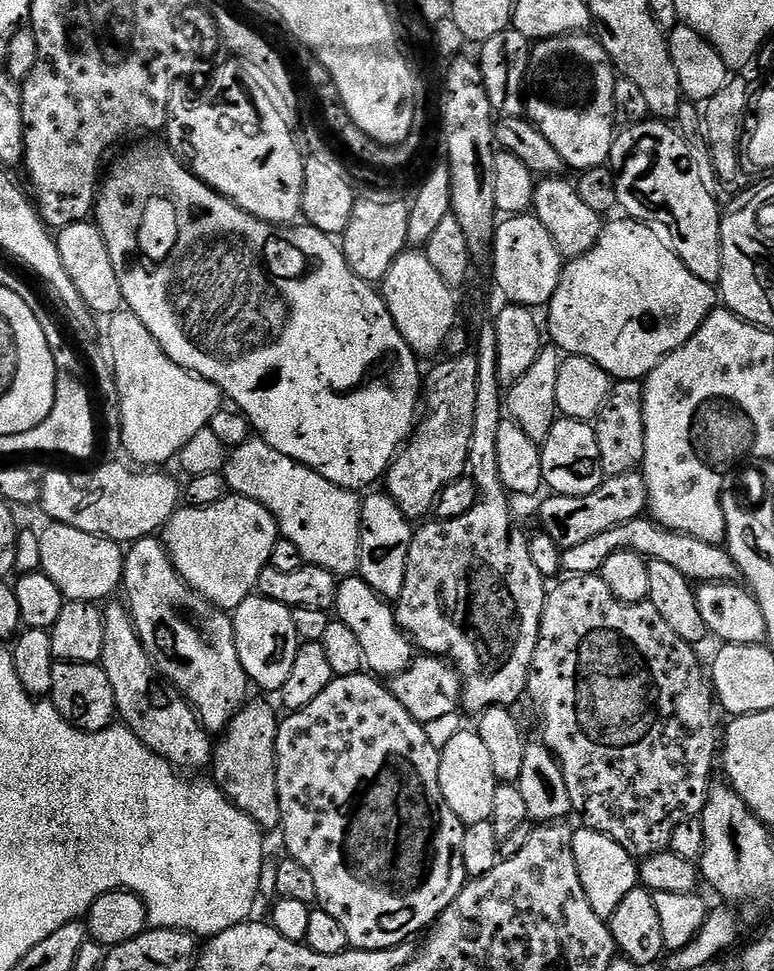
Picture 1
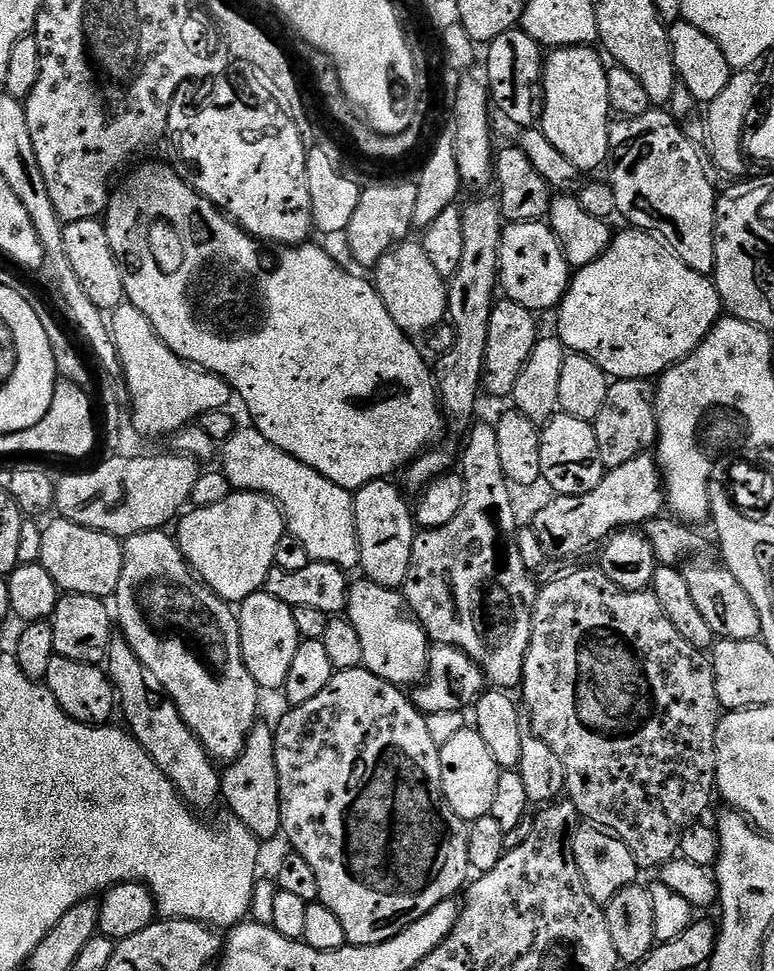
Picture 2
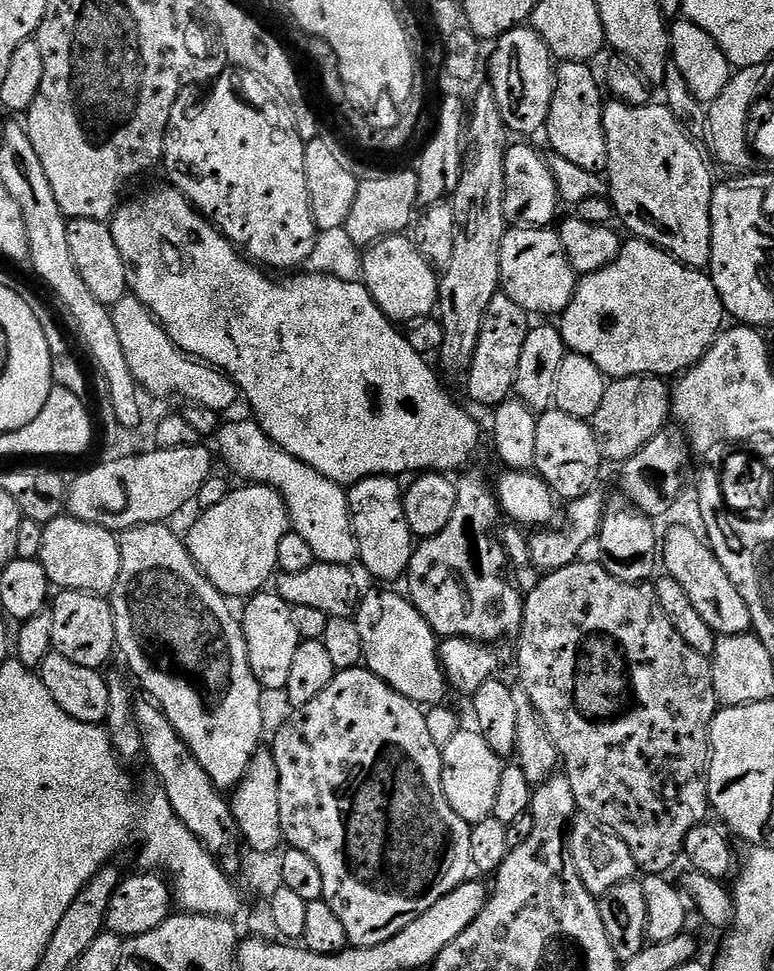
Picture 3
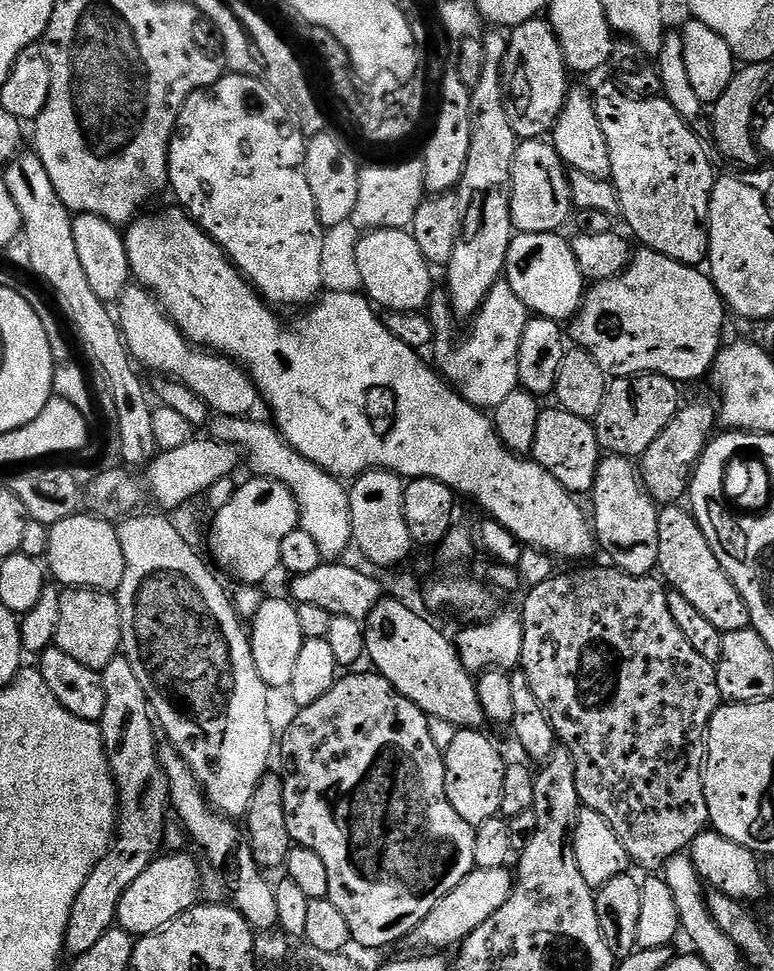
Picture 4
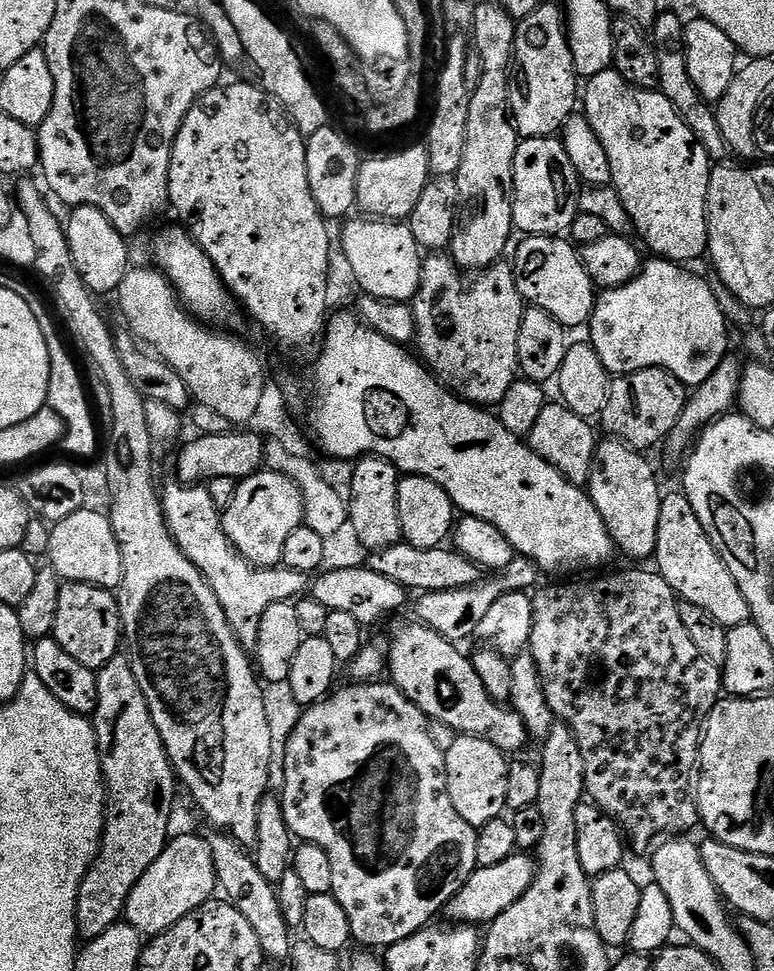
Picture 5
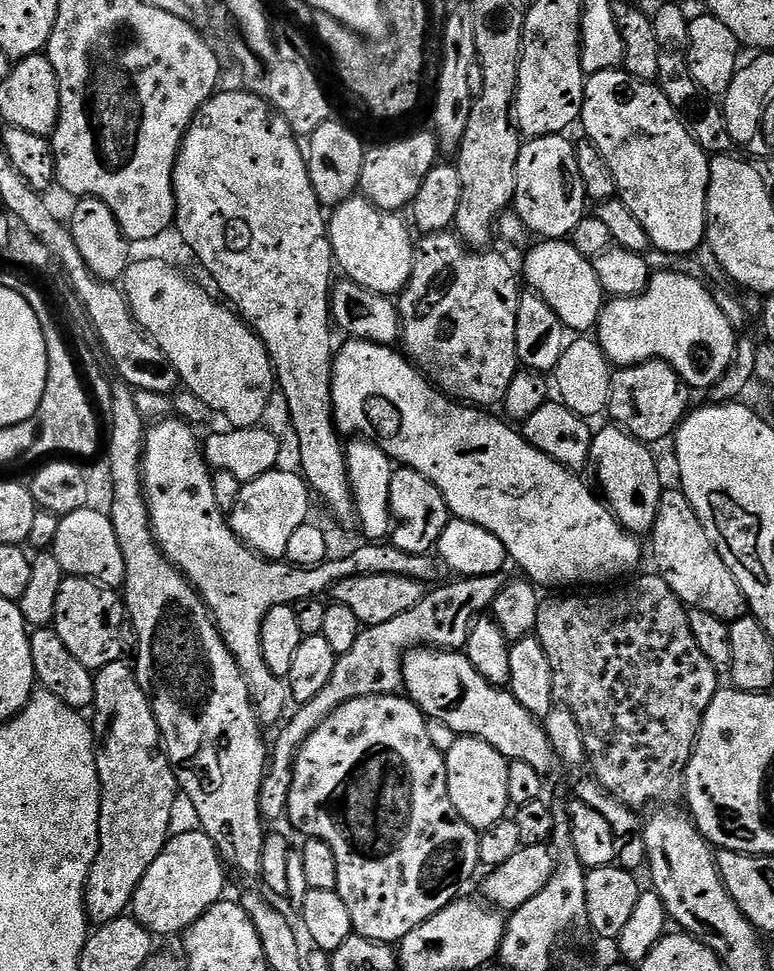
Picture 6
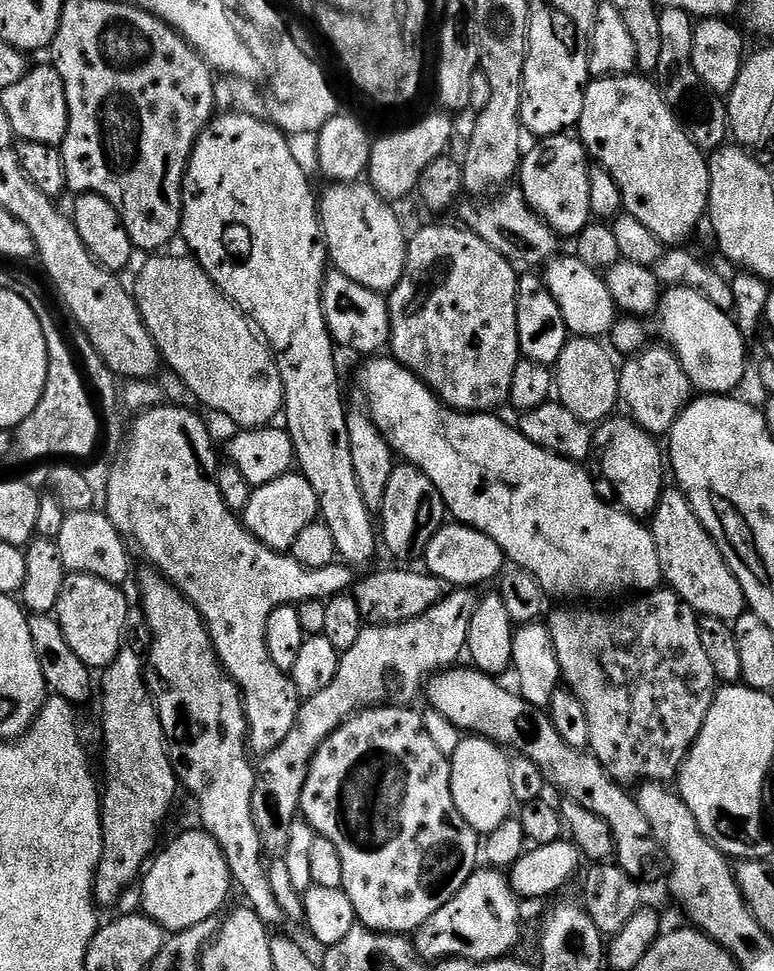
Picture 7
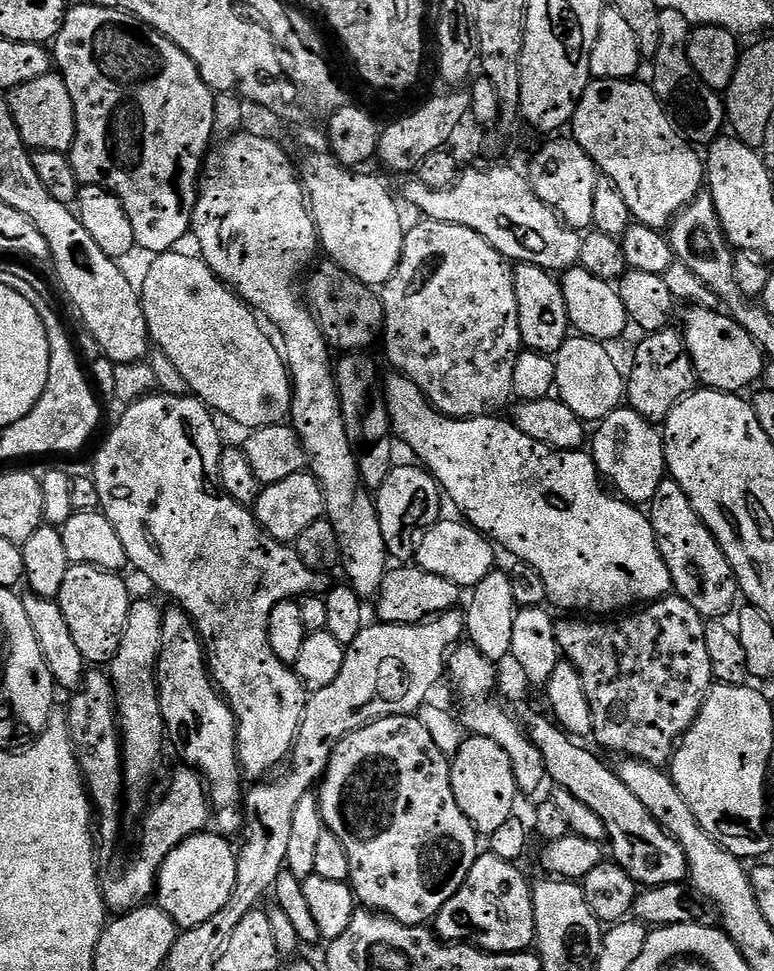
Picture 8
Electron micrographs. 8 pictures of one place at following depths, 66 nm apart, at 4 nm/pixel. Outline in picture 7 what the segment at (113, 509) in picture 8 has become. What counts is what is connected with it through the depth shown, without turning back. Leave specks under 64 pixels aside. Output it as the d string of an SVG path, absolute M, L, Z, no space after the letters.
M165 406L139 413L128 432L128 445L124 460L108 472L108 520L121 536L130 538L140 547L151 567L172 584L198 610L208 628L220 665L240 688L244 700L244 713L248 719L248 746L253 753L274 750L278 742L290 734L302 698L289 673L274 666L270 650L266 650L266 622L278 606L301 604L304 600L327 601L333 596L347 593L353 587L353 569L343 562L322 566L315 570L303 568L291 554L276 552L266 546L244 526L243 519L231 512L218 490L216 481L216 448L212 445L212 432L204 425L199 411L190 408Z

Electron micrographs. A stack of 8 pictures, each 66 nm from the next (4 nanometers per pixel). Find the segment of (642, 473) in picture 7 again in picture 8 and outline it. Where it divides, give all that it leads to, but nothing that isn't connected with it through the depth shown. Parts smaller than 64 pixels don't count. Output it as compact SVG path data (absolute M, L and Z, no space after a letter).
M627 406L616 408L595 428L596 433L590 436L590 455L601 477L628 503L647 505L654 498L660 483L666 479L661 429Z

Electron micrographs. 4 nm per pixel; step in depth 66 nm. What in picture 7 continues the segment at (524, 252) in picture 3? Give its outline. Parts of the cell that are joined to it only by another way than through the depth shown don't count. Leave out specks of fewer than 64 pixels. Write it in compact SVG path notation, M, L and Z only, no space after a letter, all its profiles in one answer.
M557 254L543 265L544 285L550 290L569 333L576 338L604 338L611 333L612 325L618 319L618 309L603 275L597 269L586 266L575 254Z

